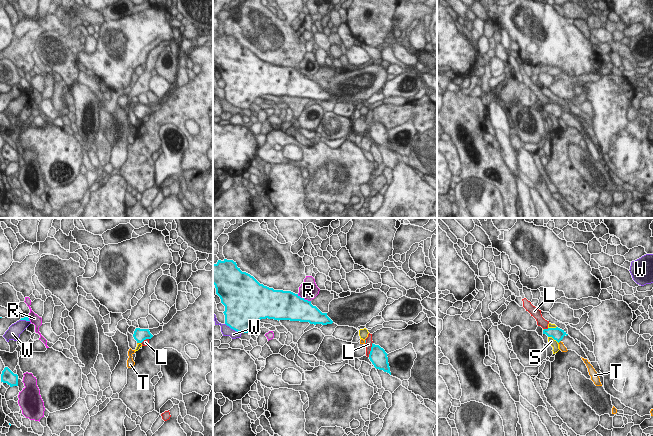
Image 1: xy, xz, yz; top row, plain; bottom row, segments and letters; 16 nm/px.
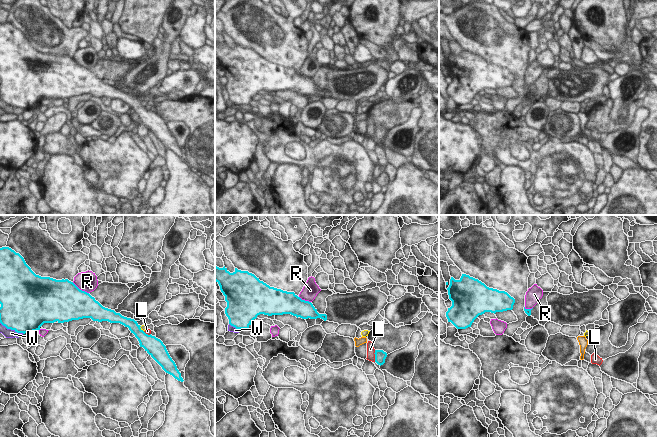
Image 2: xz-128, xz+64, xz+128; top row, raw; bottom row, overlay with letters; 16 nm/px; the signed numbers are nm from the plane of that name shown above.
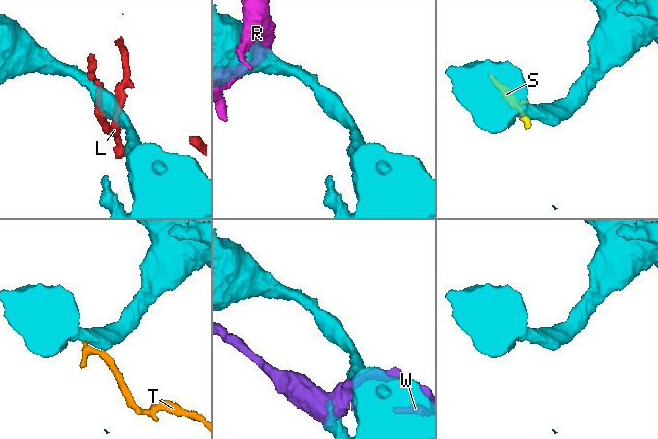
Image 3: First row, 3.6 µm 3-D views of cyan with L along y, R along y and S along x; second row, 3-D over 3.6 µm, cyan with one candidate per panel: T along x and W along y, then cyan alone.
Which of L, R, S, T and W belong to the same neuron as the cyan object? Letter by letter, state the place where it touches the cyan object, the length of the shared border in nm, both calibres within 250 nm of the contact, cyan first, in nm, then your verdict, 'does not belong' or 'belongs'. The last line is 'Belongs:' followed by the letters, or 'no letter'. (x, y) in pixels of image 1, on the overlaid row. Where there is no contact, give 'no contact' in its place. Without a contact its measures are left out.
L: xz (371, 349) | 240 nm | 280/120 nm | does not belong
R: xz (303, 298) | 260 nm | 440/300 nm | does not belong
S: yz (553, 338) | 200 nm | 200/120 nm | does not belong
T: yz (559, 341) | 70 nm | 200/100 nm | does not belong
W: xz (233, 329) | 320 nm | 480/160 nm | does not belong
Belongs: no letter

